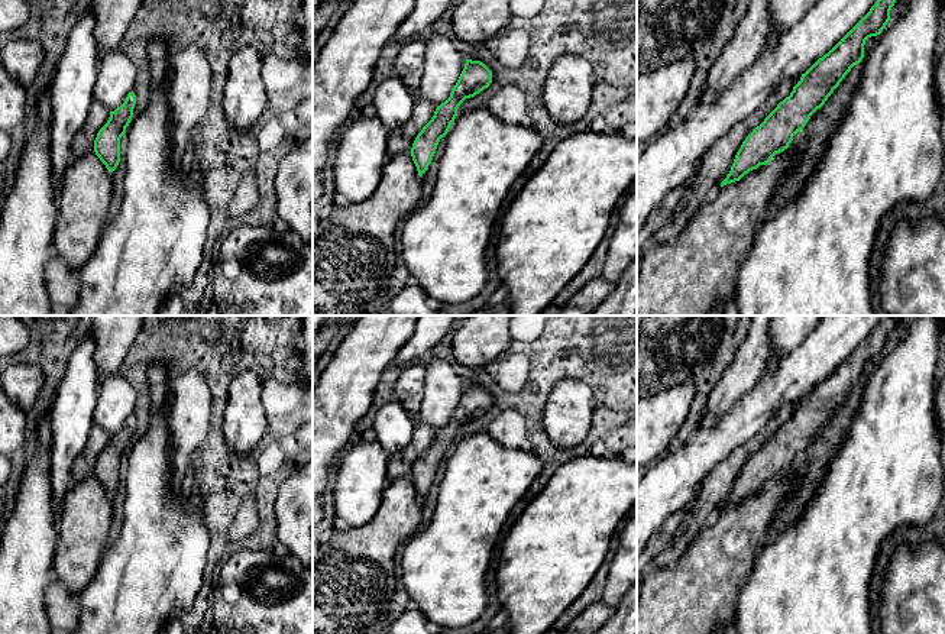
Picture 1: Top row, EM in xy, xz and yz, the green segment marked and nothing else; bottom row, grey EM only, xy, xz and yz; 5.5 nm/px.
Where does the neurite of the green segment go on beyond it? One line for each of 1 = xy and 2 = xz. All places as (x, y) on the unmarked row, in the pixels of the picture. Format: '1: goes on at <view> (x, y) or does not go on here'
1: goes on at xy (97, 440)
2: goes on at xz (401, 462)

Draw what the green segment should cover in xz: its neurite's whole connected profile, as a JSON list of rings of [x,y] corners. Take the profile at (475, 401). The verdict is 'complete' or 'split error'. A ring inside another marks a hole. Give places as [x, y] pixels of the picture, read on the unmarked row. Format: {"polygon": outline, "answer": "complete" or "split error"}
{"polygon": [[[466,384],[465,392],[450,421],[437,433],[411,413],[414,431],[411,441],[392,453],[388,460],[389,482],[410,476],[421,501],[433,485],[437,469],[457,440],[459,430],[489,411],[492,395],[480,385]]], "answer": "split error"}

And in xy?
{"polygon": [[[133,415],[114,436],[93,423],[87,444],[72,465],[74,482],[81,482],[94,475],[106,492],[113,496],[120,486],[120,463],[133,441],[135,428]]], "answer": "split error"}

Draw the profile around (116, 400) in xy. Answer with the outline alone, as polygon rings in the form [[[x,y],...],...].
[[[122,373],[109,375],[100,381],[93,423],[114,436],[135,414],[136,401],[135,388]]]

